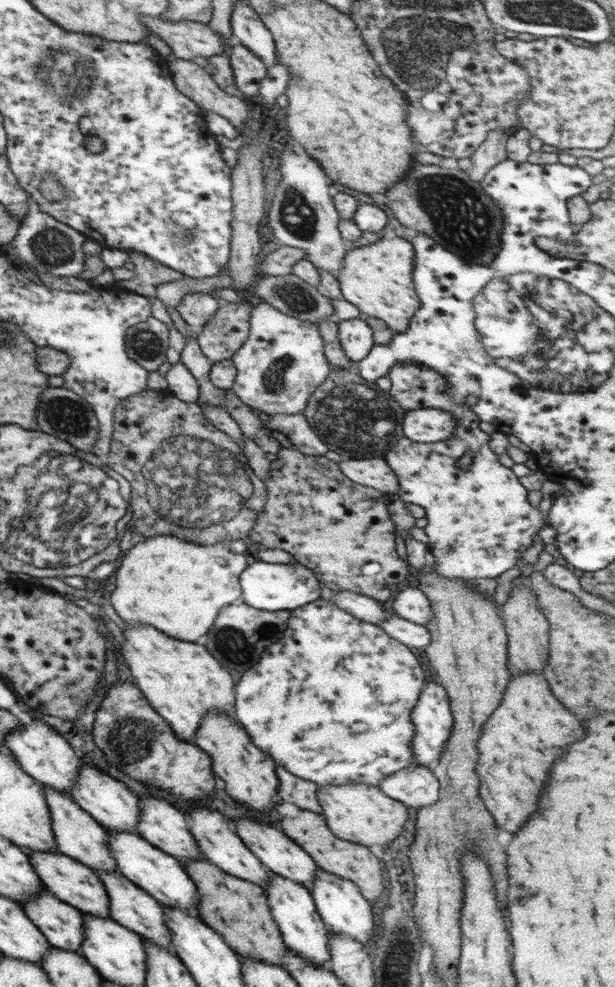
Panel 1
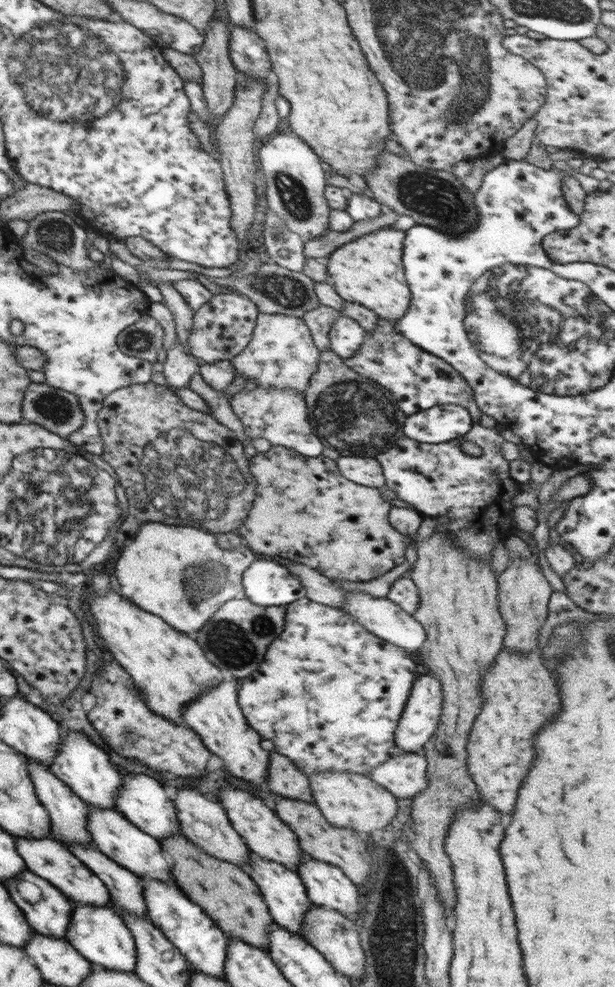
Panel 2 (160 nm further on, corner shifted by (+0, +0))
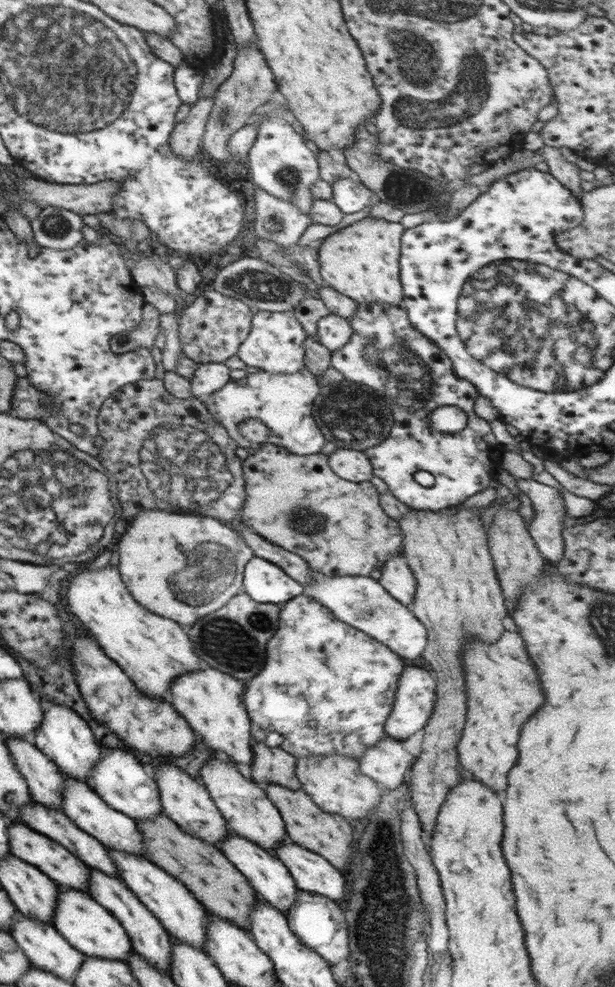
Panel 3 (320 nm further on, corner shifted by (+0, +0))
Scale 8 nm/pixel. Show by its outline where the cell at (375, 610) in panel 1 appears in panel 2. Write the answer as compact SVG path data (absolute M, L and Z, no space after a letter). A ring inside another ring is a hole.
M293 561L284 562L283 565L301 580L302 586L306 589L306 598L318 604L325 604L326 606L336 607L337 609L343 607L345 591L331 581L329 577L325 577L309 566Z

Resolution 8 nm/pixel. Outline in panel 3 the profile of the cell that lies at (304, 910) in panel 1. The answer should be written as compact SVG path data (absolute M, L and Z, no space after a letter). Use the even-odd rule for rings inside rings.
M234 832L221 842L220 849L224 856L249 880L260 898L270 903L274 908L281 910L285 915L287 914L296 900L299 888L290 871L280 862L278 857Z

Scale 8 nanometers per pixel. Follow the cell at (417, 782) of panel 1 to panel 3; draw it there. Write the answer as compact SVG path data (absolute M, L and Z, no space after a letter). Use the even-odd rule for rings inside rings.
M392 737L381 738L361 756L359 769L373 778L384 790L394 790L410 781L416 757L404 750L402 741Z

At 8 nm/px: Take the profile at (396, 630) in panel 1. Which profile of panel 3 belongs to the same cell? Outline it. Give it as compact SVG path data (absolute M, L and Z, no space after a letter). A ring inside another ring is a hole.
M314 571L311 581L303 587L303 594L323 604L336 619L375 638L398 656L410 660L423 656L427 645L426 628L406 605L390 596L378 580L369 576L331 577Z

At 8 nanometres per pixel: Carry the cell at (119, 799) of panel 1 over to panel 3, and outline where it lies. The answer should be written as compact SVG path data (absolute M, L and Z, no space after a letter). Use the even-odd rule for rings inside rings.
M49 702L49 706L43 708L43 717L39 727L35 728L32 743L58 766L62 774L92 786L89 772L102 758L101 747L88 723L77 712L67 706Z

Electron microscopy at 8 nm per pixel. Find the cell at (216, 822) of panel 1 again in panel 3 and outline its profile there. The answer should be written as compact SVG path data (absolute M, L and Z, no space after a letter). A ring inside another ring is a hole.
M171 763L155 768L155 781L158 785L164 814L168 815L178 826L192 836L198 837L216 848L221 848L221 842L232 831L228 828L226 819L211 799L208 789L193 776Z

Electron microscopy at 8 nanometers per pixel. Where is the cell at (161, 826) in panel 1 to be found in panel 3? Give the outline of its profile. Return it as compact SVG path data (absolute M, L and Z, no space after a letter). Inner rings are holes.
M100 744L100 762L89 772L92 789L110 808L126 814L130 818L149 819L164 814L156 781L144 772L144 766L130 750L109 748Z

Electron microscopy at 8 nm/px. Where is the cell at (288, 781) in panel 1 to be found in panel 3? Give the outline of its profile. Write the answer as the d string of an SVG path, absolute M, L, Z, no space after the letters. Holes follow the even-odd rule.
M266 743L251 744L254 760L251 764L252 780L282 785L289 789L300 789L301 782L296 776L296 762L289 752L280 747L270 747Z

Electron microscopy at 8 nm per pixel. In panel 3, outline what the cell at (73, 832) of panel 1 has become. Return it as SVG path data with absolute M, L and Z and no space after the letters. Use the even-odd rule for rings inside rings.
M5 739L12 761L20 771L34 801L61 810L63 777L60 769L31 740Z

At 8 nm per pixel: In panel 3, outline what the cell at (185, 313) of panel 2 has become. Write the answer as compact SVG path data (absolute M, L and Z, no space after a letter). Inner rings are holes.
M141 253L137 255L137 261L130 270L131 280L140 288L152 287L160 292L171 294L177 302L178 314L184 310L185 294L177 286L177 275L175 270L166 261L158 259L157 254L144 257Z

